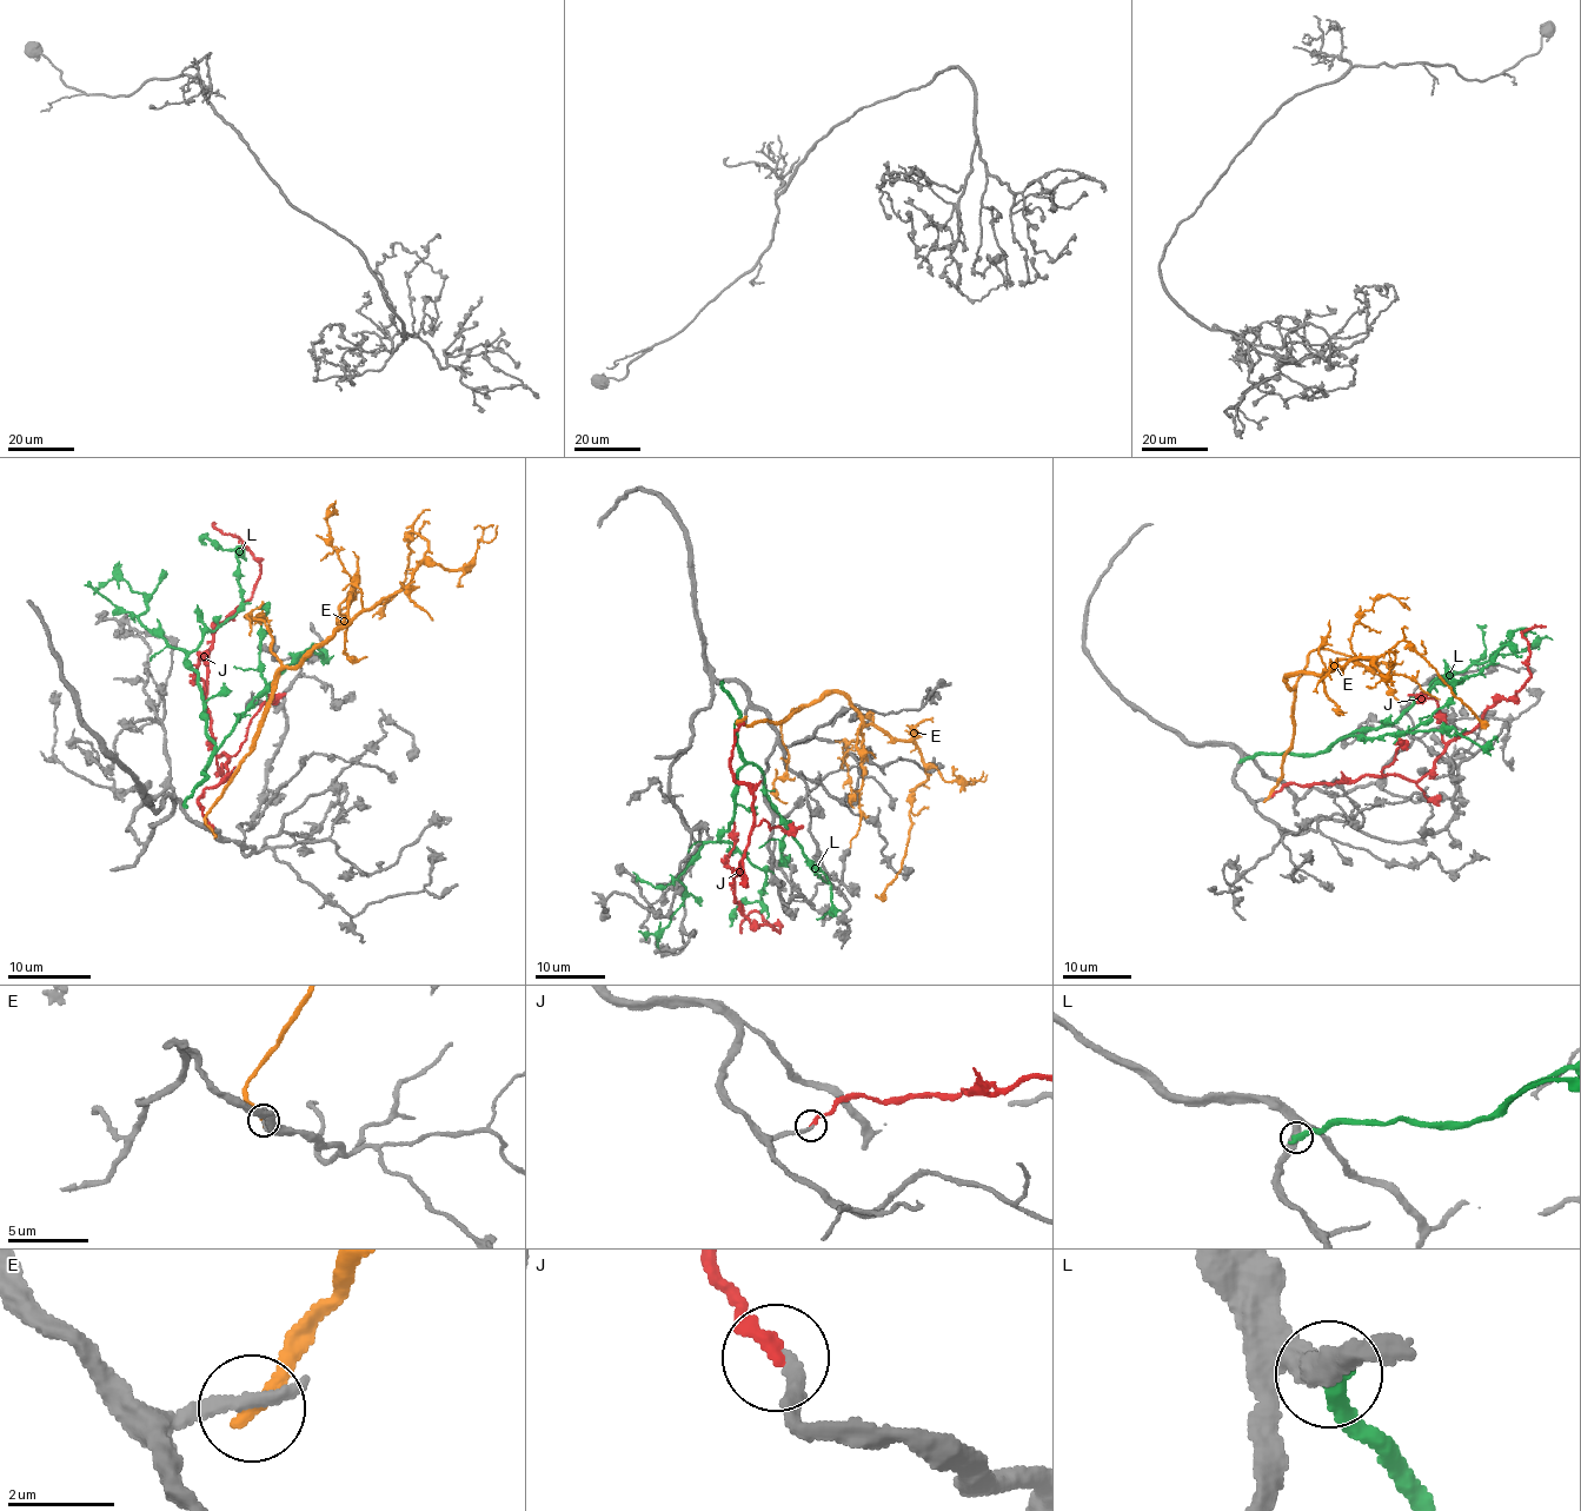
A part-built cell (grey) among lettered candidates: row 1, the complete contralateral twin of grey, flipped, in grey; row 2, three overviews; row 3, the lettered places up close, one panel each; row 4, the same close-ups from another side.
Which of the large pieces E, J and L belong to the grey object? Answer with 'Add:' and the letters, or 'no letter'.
Add: J

